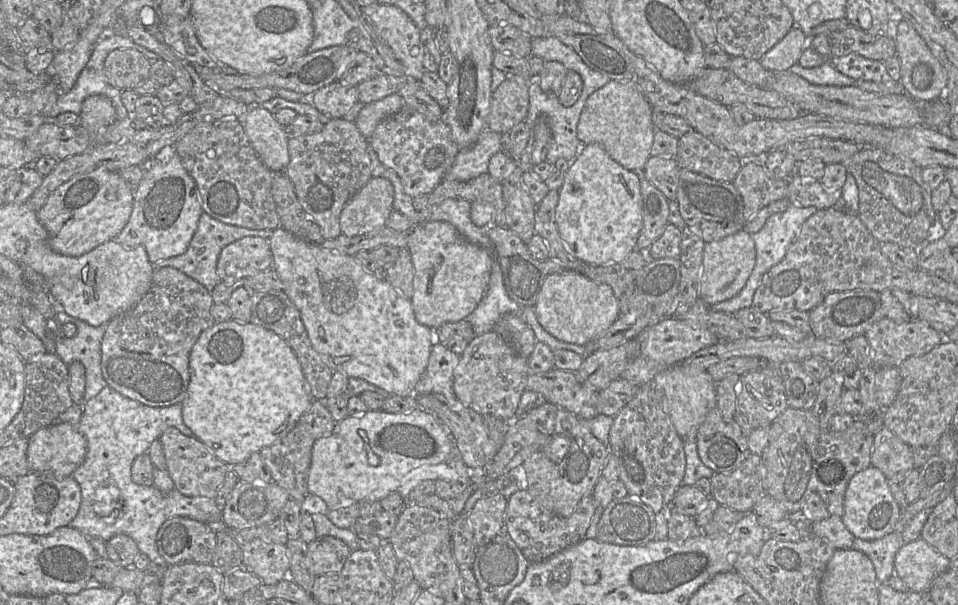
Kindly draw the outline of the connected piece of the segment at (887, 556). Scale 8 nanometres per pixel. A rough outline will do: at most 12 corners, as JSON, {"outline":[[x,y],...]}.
{"outline":[[901,532],[876,540],[855,538],[852,548],[871,559],[878,581],[895,573]]}

